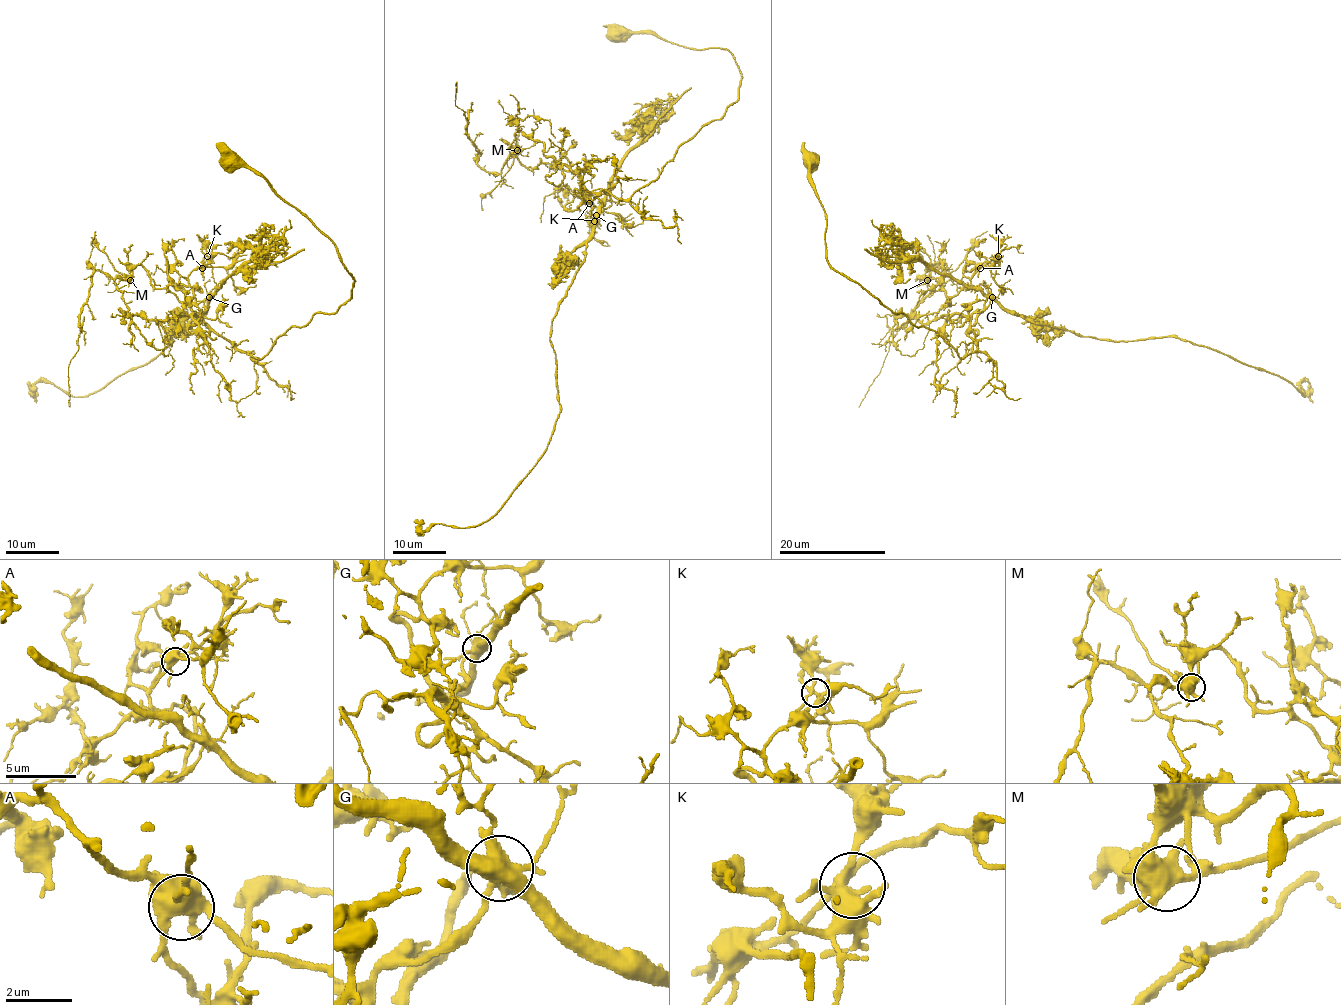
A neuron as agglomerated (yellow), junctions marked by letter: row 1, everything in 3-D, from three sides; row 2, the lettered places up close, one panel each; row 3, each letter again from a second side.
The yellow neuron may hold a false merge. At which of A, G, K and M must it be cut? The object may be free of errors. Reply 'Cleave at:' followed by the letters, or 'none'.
Cleave at: G

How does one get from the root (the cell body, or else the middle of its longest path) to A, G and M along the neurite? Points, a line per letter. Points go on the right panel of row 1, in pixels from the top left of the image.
A: (814, 164), (827, 262), (962, 358), (976, 349), (967, 330), (987, 297), (987, 288), (971, 284), (980, 268)
G: (814, 164), (810, 185), (824, 210), (832, 268), (932, 329), (962, 358), (976, 349), (971, 316), (992, 297)
M: (814, 164), (827, 262), (962, 358), (971, 354), (967, 330), (987, 288), (948, 301), (944, 265), (927, 280)

